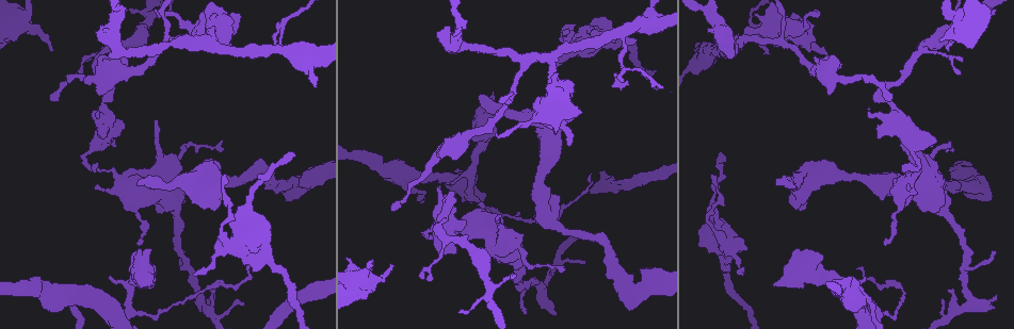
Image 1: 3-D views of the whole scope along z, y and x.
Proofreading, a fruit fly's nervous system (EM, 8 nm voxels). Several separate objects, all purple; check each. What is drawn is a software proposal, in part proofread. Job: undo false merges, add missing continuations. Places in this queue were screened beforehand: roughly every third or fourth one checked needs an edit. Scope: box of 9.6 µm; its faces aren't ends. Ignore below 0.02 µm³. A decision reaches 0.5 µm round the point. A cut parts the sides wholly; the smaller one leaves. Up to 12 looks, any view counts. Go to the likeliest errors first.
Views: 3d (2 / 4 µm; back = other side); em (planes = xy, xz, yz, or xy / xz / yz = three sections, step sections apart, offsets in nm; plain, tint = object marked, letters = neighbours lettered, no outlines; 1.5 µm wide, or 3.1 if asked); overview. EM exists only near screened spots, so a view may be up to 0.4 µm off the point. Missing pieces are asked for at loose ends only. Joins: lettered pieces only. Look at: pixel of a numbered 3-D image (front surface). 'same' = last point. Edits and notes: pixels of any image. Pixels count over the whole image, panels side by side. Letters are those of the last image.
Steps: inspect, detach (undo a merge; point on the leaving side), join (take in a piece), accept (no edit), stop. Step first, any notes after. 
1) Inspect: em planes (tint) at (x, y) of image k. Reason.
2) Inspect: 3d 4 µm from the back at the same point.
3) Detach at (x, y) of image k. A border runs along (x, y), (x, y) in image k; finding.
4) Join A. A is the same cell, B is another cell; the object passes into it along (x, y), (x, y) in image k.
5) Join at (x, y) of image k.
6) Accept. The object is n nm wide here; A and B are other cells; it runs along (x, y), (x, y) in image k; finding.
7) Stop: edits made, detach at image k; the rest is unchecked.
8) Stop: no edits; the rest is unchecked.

Inspect: em planes (letters) at (947, 51) of image 1. Tapers out.

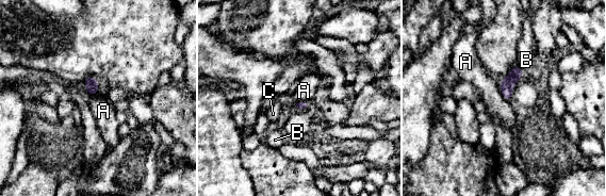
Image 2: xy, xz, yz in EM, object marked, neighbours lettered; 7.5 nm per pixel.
Accept. A, B and C are other cells; a border runs along (500, 81), (500, 91), (509, 101) in image 2; no lettered piece goes on from it.

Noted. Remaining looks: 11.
Inspect: em yz step 8 (tint) at (64, 295) of image 1. Thin neck.

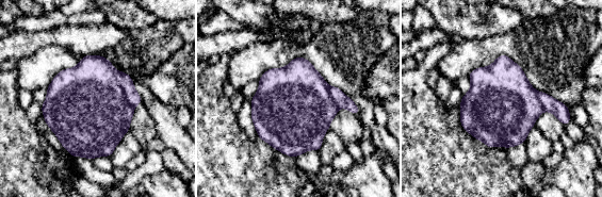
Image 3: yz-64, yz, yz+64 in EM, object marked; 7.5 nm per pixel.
Inspect: em planes (letters) at the same point. Cut it another way.

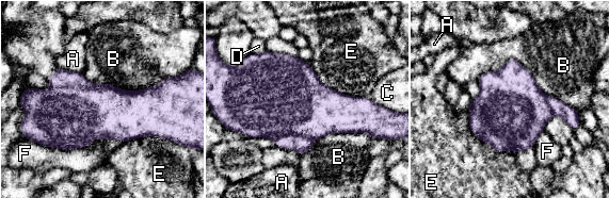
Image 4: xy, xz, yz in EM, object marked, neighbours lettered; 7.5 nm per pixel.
Detach at (300, 144) of image 4. The object is 550 nm wide here; A, B, C, D, E and F are other cells; a border runs along (311, 138), (283, 134), (273, 139) in image 4; two cells meet here.

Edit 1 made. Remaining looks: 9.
Inspect: em planes (letters) at (215, 296) of image 1. Free end.

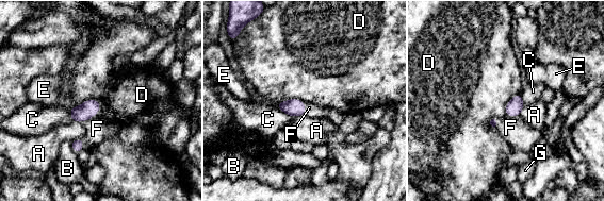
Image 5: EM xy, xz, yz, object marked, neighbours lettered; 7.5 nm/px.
Join F. F is the same cell, A, B, C, D, E and G are other cells; the object passes into it along (90, 107), (93, 115), (97, 129) in image 5; the cell continues.

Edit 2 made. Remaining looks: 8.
Inspect: em 3.1 µm planes (letters) at (568, 122) of image 1. An open end.

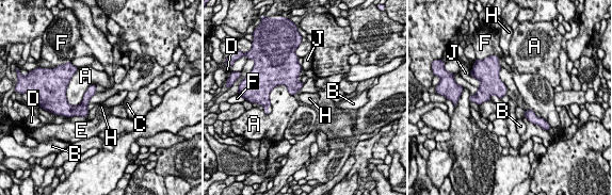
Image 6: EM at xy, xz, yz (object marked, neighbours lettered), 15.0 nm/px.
Accept. A, B, C, D, E, F, H and J are other cells; a border runs along (78, 68), (66, 90), (71, 106) in image 6; none of them fits.

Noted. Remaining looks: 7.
Inspect: em planes (letters) at (452, 157) of image 1. Branch stops here.

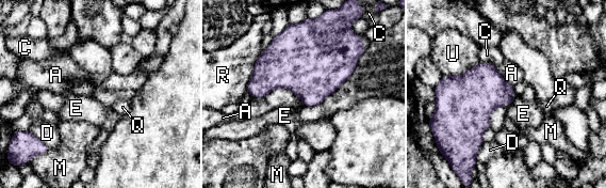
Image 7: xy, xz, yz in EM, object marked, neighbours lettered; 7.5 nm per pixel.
Accept. The object is 280 nm wide here; A, C, D, E, M, Q, R and U are other cells; none of them fits.

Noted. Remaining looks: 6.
Stop: edits made, detach at image 4, join at image 5; the rest is unchecked.

